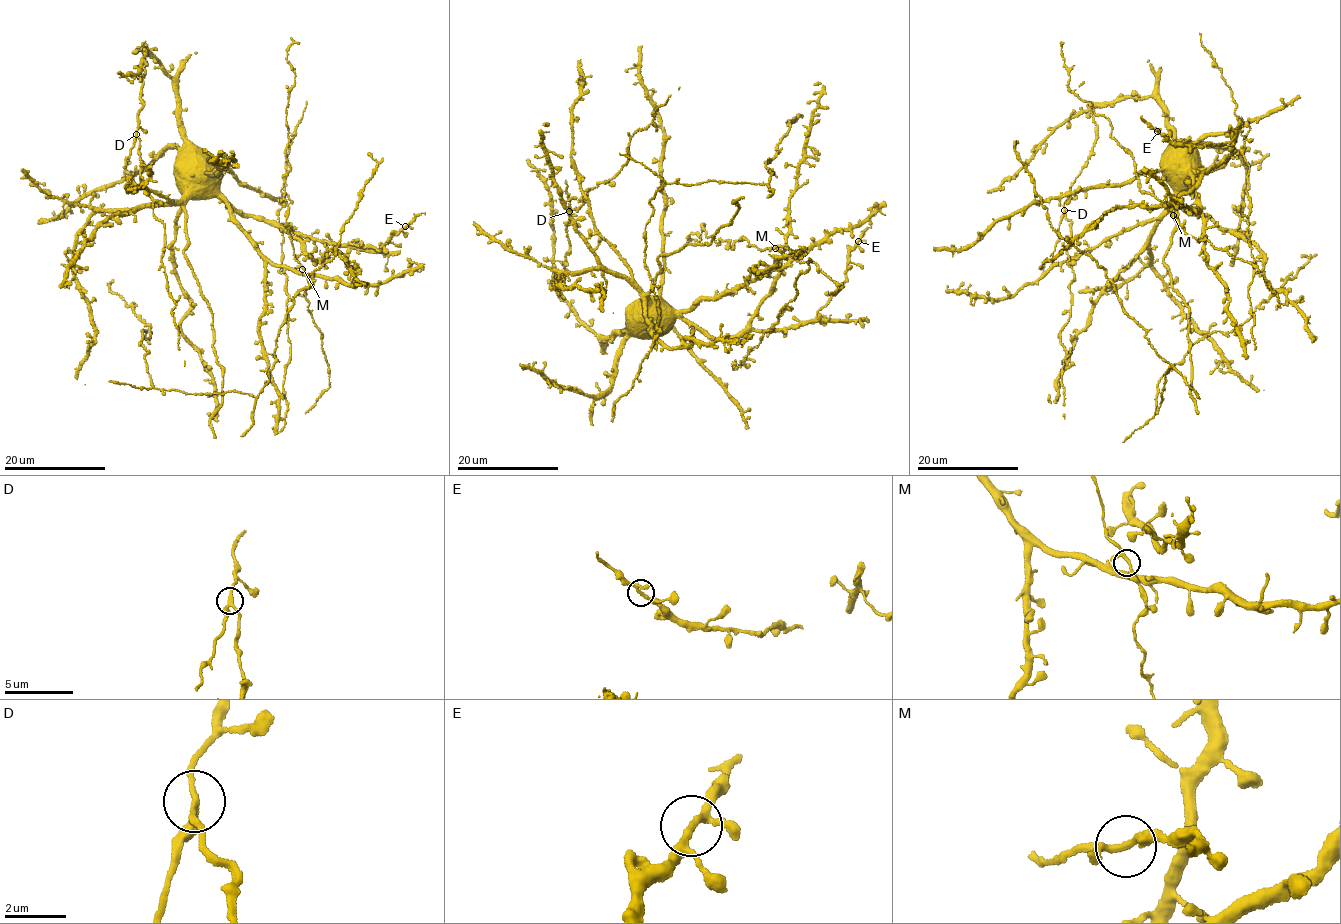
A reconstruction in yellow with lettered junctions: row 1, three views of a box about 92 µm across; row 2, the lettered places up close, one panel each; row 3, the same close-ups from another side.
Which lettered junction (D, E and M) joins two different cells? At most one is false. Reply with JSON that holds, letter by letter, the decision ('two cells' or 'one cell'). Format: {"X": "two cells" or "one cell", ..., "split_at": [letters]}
{"D": "two cells", "E": "one cell", "M": "one cell", "split_at": ["D"]}

